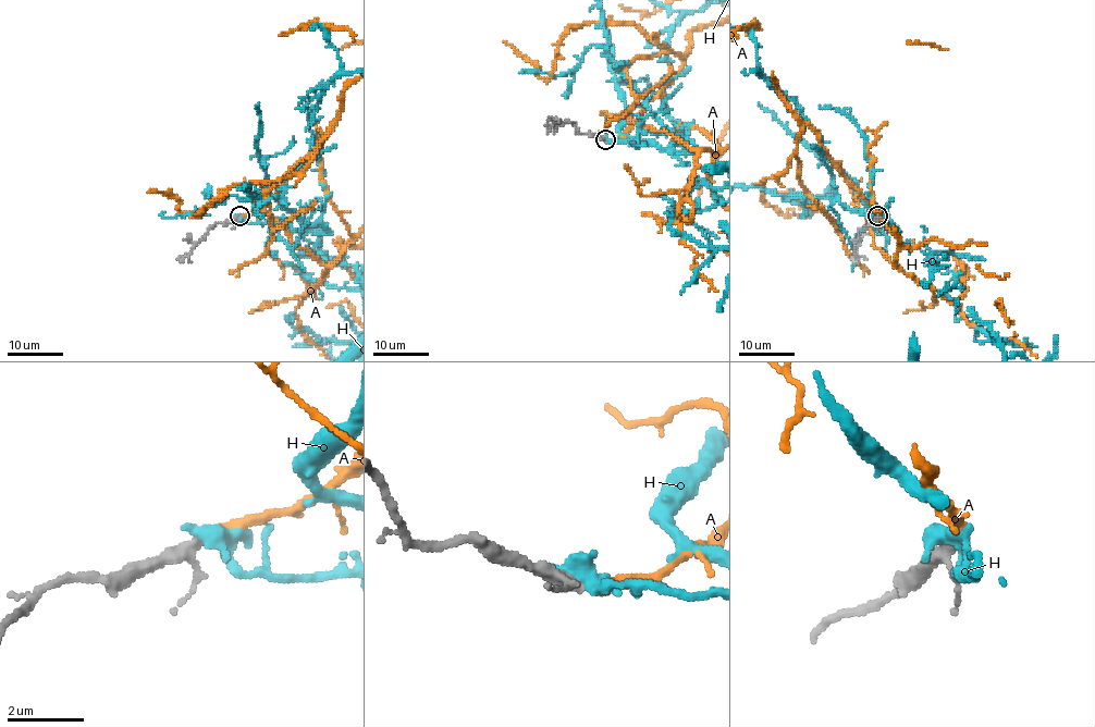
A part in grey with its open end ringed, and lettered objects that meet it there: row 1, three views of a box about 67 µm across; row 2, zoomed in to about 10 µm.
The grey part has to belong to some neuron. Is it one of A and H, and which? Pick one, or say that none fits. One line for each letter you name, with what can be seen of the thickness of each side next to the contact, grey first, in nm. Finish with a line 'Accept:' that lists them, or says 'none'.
A: Thickness 240 nm (grey) against 280 nm
Accept: A

